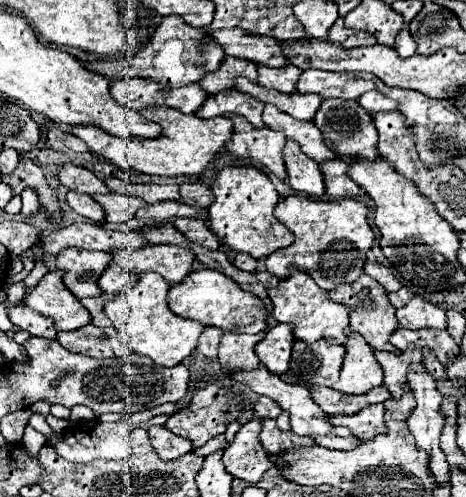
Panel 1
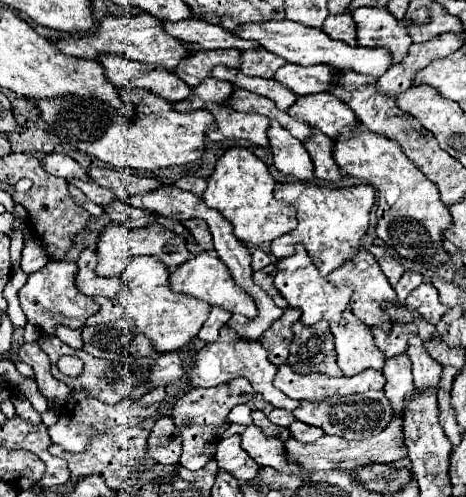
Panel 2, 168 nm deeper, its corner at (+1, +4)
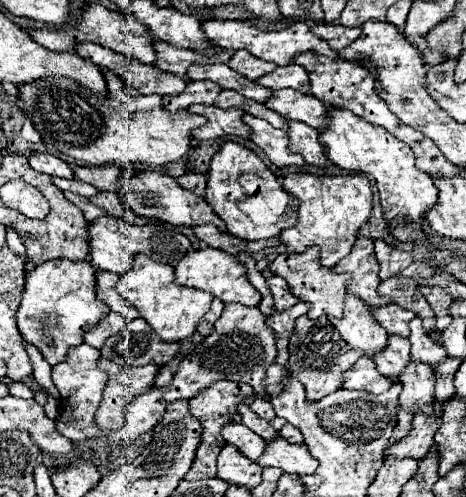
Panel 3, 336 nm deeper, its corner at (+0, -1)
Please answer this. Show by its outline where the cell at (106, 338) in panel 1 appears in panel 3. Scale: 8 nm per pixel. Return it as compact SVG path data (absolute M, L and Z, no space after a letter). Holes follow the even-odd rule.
M136 318L126 326L124 332L118 332L104 342L100 356L116 364L120 364L122 360L126 366L164 366L174 358L176 350L176 342L168 344L160 340L160 336L156 336L156 332L152 332L152 328L148 328L142 318Z

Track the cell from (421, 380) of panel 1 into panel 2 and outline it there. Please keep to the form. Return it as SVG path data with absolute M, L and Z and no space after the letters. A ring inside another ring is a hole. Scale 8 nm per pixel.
M417 335L409 337L407 355L413 363L413 377L415 377L417 387L437 387L439 375L441 375L441 365L427 353L421 337L417 337Z

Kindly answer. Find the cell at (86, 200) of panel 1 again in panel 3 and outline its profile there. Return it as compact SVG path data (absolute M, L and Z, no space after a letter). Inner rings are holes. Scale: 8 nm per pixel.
M64 192L64 194L66 194L66 198L68 198L72 204L76 204L76 206L84 212L84 216L86 216L86 220L88 220L88 222L92 222L92 220L96 220L96 218L104 216L104 212L102 212L98 206L94 206L88 198L78 196L78 194L72 194L72 192Z

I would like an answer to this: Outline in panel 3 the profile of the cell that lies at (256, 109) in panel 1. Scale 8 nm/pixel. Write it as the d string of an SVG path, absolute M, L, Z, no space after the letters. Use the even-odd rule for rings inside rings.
M190 82L182 94L174 98L162 98L162 104L166 110L172 110L172 112L186 110L192 104L212 106L220 90L222 88L216 82Z

